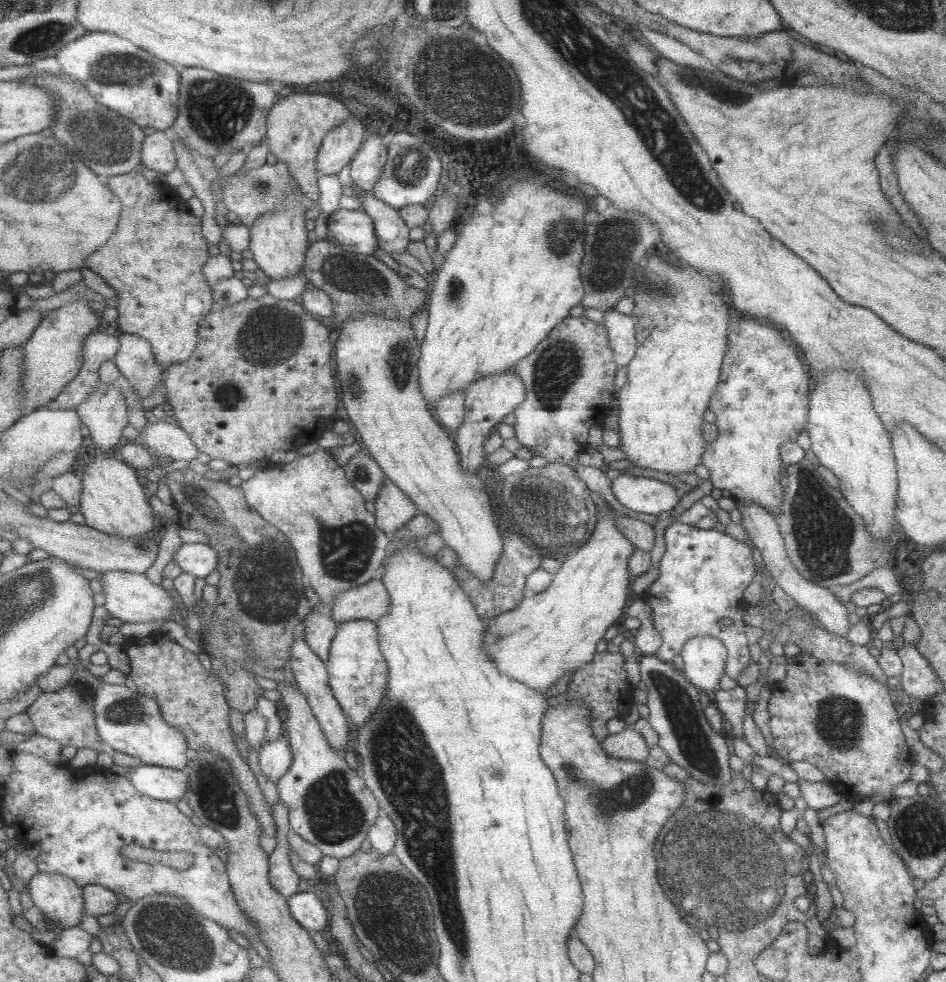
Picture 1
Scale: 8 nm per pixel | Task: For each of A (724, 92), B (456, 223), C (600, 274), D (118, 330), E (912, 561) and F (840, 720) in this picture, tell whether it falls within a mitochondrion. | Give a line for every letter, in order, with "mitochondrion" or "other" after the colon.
A: mitochondrion
B: other
C: mitochondrion
D: other
E: other
F: mitochondrion

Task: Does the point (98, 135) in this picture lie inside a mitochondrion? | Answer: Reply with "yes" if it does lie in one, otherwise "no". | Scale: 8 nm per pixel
yes

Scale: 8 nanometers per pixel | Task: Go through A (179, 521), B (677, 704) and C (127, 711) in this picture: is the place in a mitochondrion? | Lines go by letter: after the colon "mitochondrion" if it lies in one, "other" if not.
A: other
B: mitochondrion
C: mitochondrion

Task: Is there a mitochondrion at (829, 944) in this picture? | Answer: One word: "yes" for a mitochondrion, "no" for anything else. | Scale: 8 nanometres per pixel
no

